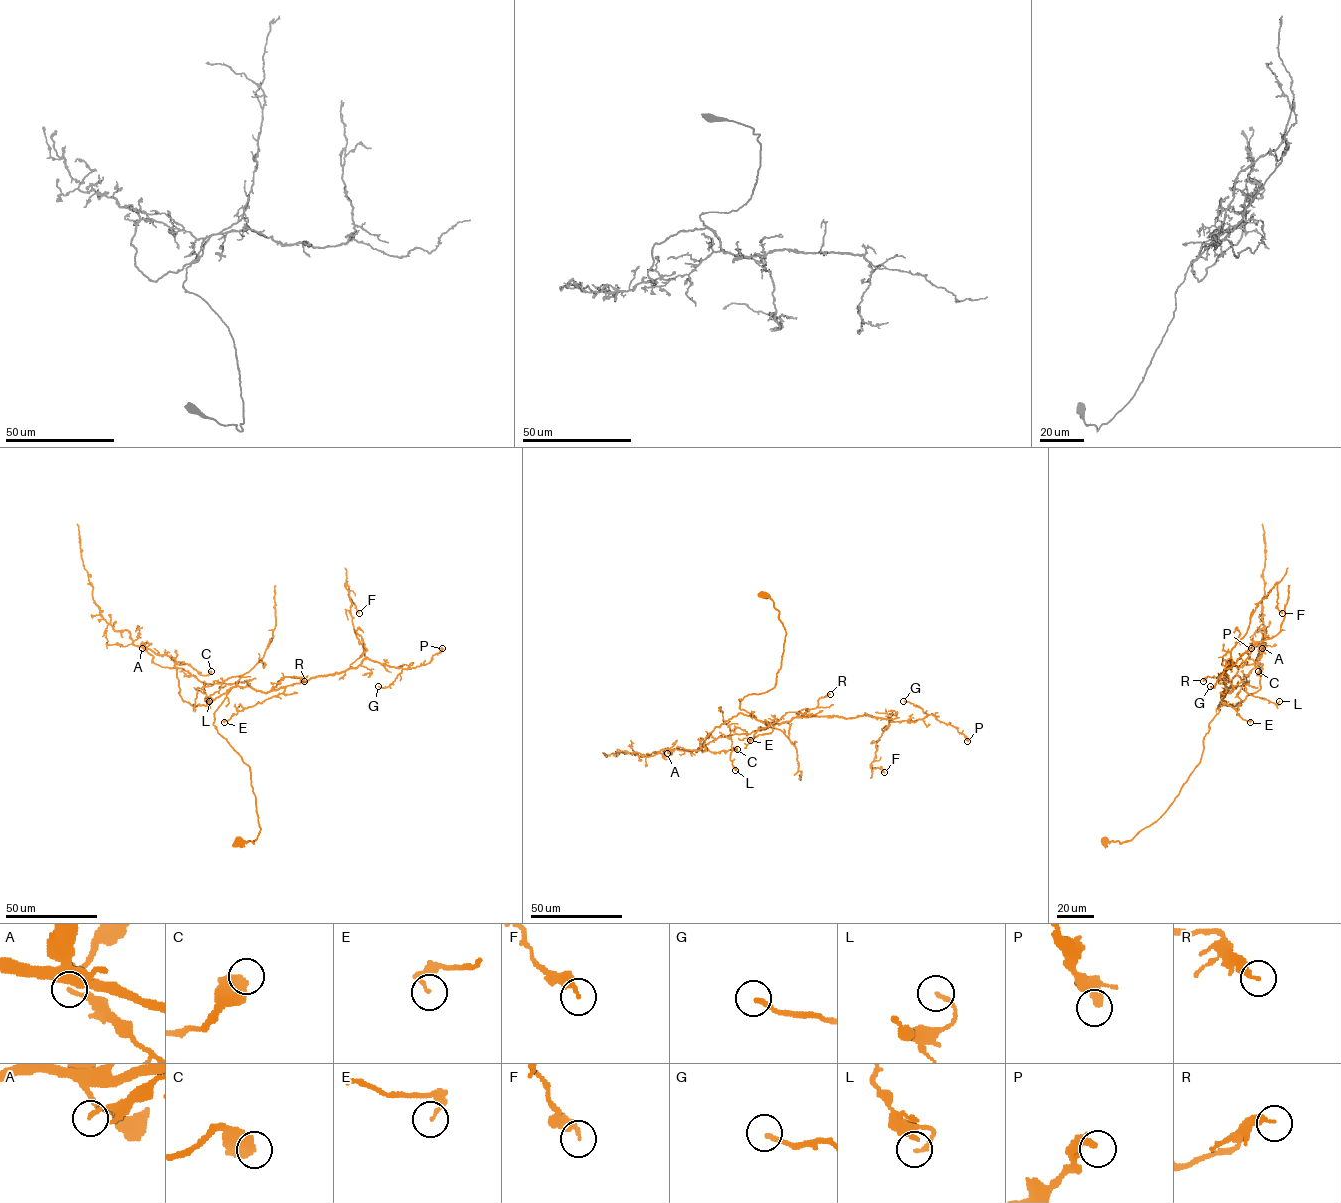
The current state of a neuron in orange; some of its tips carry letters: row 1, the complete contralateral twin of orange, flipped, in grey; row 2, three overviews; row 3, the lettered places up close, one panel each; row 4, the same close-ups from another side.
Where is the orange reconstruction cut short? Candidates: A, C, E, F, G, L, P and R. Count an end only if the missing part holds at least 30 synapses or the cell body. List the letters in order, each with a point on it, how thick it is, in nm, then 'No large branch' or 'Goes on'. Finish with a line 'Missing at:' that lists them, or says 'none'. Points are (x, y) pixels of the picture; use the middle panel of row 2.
A: Place: (667, 753). Thickness 120 nm. No large branch
C: Place: (737, 749). Thickness 550 nm. No large branch
E: Place: (750, 740). Thickness 120 nm. No large branch
F: Place: (884, 772). Thickness 180 nm. No large branch
G: Place: (903, 701). Thickness 200 nm. No large branch
L: Place: (735, 770). Thickness 150 nm. No large branch
P: Place: (967, 741). Thickness 380 nm. No large branch
R: Place: (830, 694). Thickness 240 nm. No large branch
Missing at: none

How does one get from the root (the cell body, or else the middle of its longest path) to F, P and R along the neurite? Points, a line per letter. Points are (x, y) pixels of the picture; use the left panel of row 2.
F: (238, 839), (257, 838), (256, 798), (215, 711), (237, 686), (356, 668), (346, 584), (359, 613)
P: (238, 839), (260, 828), (250, 767), (213, 724), (231, 688), (367, 658), (411, 669), (442, 648)
R: (238, 839), (257, 838), (256, 798), (214, 713), (233, 687), (304, 681)

